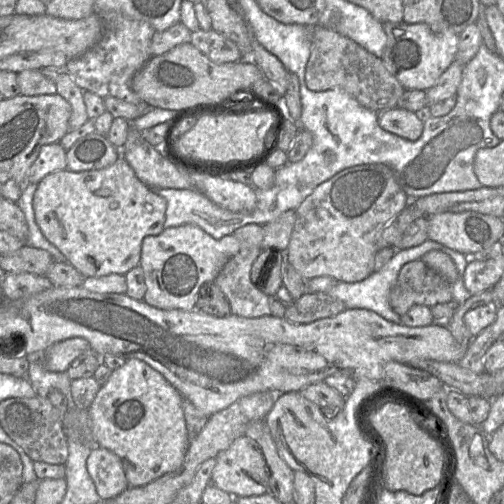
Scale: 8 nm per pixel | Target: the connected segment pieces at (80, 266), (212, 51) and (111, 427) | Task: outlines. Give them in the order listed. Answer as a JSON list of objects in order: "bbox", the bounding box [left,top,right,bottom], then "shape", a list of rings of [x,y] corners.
[{"bbox":[33,156,166,278],"shape":[[[123,156],[110,166],[73,172],[68,169],[48,174],[37,183],[33,196],[35,220],[45,238],[85,278],[126,274],[139,265],[144,237],[160,234],[165,226],[166,200],[143,183]]]},{"bbox":[190,30,242,63],"shape":[[[214,30],[191,32],[190,43],[215,63],[237,62],[242,55],[237,45]]]},{"bbox":[87,358,189,487],"shape":[[[132,358],[112,371],[87,408],[96,447],[115,453],[122,461],[129,487],[144,486],[176,470],[189,446],[182,408],[183,397],[147,363]]]}]

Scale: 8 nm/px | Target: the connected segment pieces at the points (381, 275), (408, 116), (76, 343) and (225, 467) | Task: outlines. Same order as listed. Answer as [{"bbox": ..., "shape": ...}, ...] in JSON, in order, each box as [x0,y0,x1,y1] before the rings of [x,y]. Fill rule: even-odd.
[{"bbox":[327,239,471,325],"shape":[[[427,239],[422,244],[411,247],[408,249],[403,250],[396,250],[393,257],[379,270],[374,271],[370,276],[361,280],[360,282],[348,283],[348,282],[337,282],[331,289],[327,291],[333,298],[337,298],[341,300],[347,309],[366,309],[373,311],[383,317],[384,319],[393,322],[395,324],[403,325],[401,316],[396,314],[389,305],[389,293],[391,288],[394,286],[397,276],[399,274],[400,269],[408,262],[419,260],[424,256],[426,253],[432,250],[438,250],[444,252],[453,260],[458,273],[459,278],[452,284],[452,294],[454,301],[462,304],[464,303],[471,294],[465,288],[461,275],[463,274],[467,264],[471,261],[469,256],[466,256],[460,252],[447,248],[446,246],[434,242],[432,240]]]},{"bbox":[377,107,424,141],"shape":[[[394,107],[377,113],[378,124],[389,133],[410,141],[417,140],[422,134],[424,121],[415,112]]]},{"bbox":[26,337,91,372],"shape":[[[74,337],[57,342],[44,351],[34,352],[26,357],[29,362],[37,361],[51,372],[66,372],[78,356],[90,351],[91,347],[87,340]]]},{"bbox":[211,436,269,497],"shape":[[[240,436],[216,458],[211,484],[234,497],[260,496],[269,492],[269,476],[263,455],[257,443]]]}]

